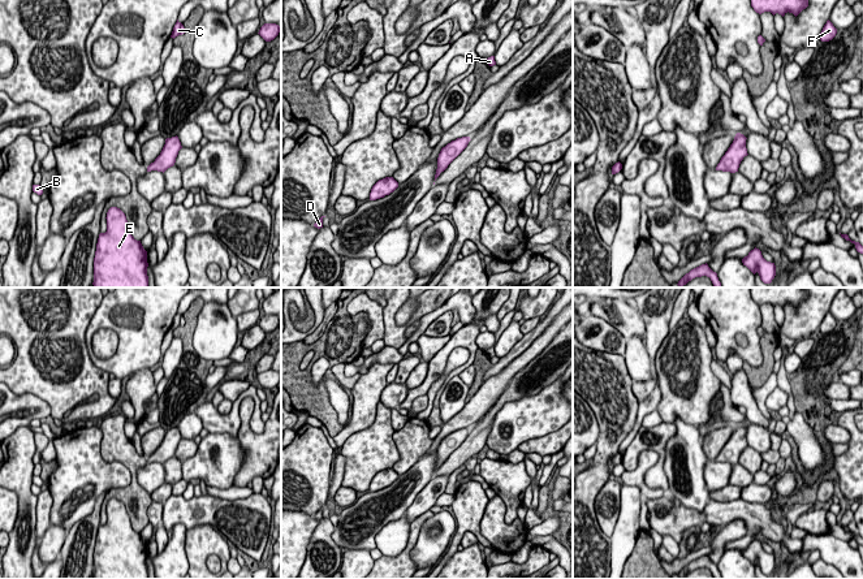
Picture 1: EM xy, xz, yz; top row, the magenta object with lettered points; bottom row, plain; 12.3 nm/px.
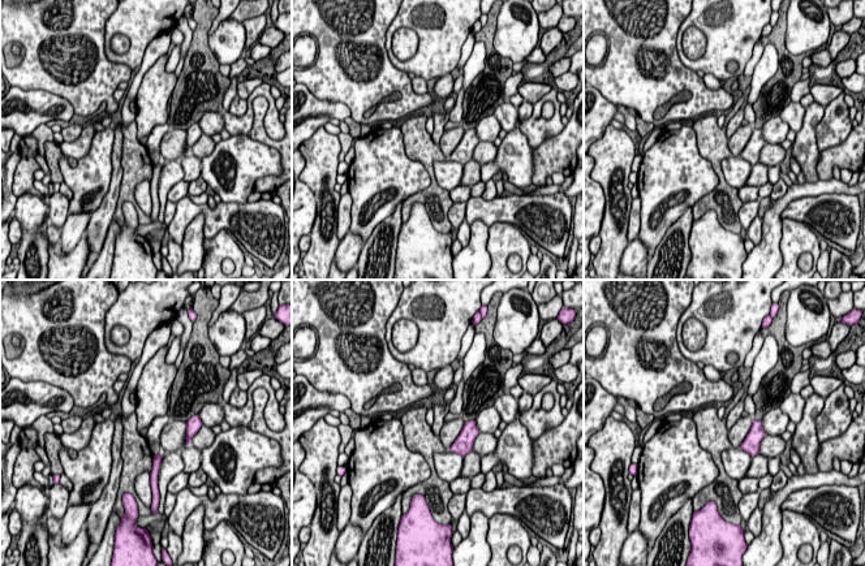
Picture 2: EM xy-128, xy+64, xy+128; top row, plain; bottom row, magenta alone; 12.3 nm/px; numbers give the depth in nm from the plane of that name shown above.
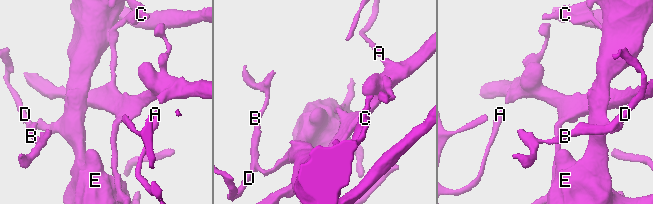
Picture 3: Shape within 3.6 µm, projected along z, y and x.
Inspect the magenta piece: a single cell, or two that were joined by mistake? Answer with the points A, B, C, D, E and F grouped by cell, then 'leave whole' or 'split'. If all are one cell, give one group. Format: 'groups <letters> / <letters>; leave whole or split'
groups A B D E F / C; split

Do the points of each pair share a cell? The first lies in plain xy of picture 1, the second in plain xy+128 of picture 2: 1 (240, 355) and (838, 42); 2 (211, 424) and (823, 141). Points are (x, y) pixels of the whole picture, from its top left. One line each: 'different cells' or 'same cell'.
1: different cells
2: same cell

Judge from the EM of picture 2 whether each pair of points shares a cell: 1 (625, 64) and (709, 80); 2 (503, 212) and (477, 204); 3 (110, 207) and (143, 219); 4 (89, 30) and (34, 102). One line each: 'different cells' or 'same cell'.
1: different cells
2: same cell
3: different cells
4: different cells

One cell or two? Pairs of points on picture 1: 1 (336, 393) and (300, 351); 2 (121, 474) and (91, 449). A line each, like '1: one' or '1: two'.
1: two
2: one

